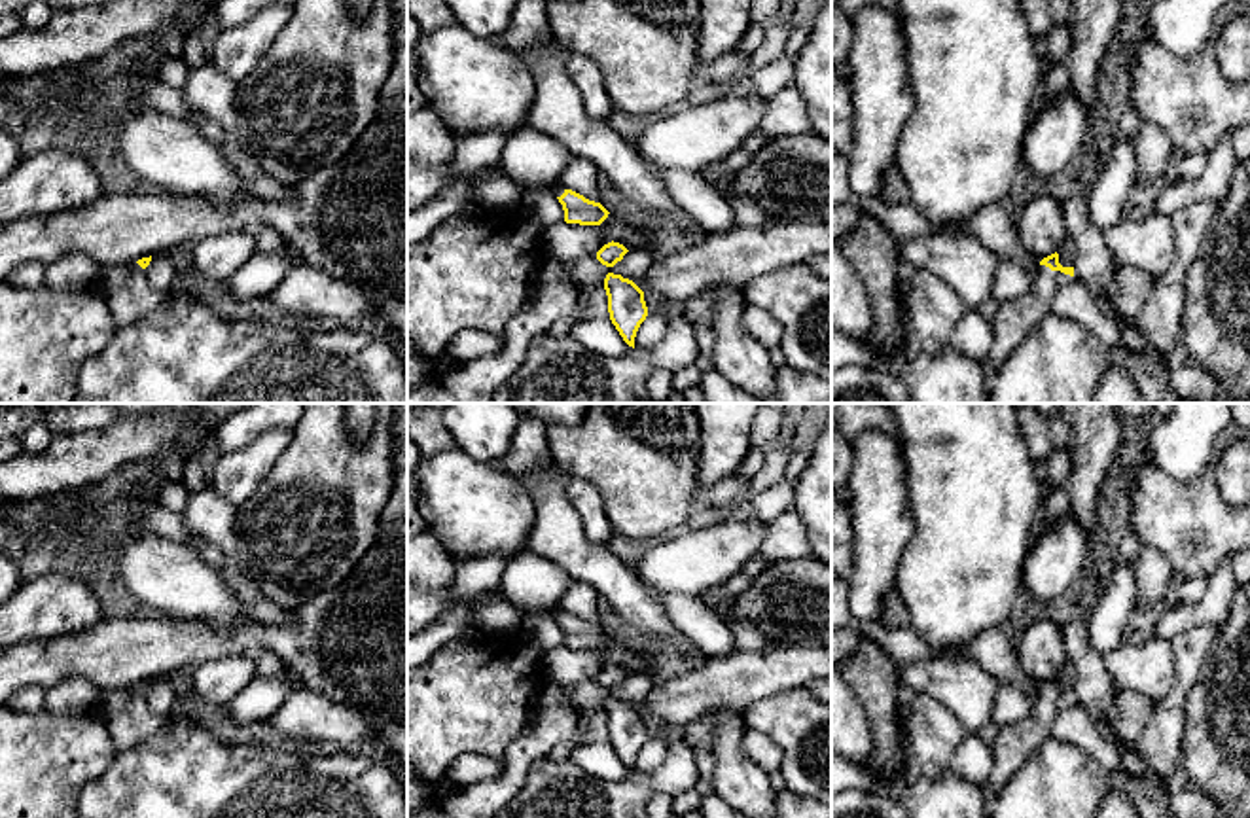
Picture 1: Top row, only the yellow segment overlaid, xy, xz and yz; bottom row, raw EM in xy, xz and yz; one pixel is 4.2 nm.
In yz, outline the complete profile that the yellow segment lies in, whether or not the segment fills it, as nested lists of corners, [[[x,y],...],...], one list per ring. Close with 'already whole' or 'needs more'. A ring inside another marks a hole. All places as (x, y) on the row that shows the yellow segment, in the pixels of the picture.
[[[1055,252],[1040,261],[1040,273],[1025,295],[998,307],[991,318],[994,341],[985,360],[987,371],[1000,367],[1013,348],[1051,312],[1057,288],[1072,276],[1074,267],[1062,267]]] | needs more

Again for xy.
[[[152,256],[134,261],[125,286],[108,299],[108,307],[119,328],[140,320],[144,314],[169,301],[170,292],[152,288],[146,278],[144,269],[150,265],[150,261]]] | needs more

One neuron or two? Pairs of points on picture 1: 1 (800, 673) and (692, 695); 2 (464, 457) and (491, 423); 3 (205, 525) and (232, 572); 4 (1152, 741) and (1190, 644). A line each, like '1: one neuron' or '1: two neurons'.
1: one neuron
2: one neuron
3: one neuron
4: one neuron

